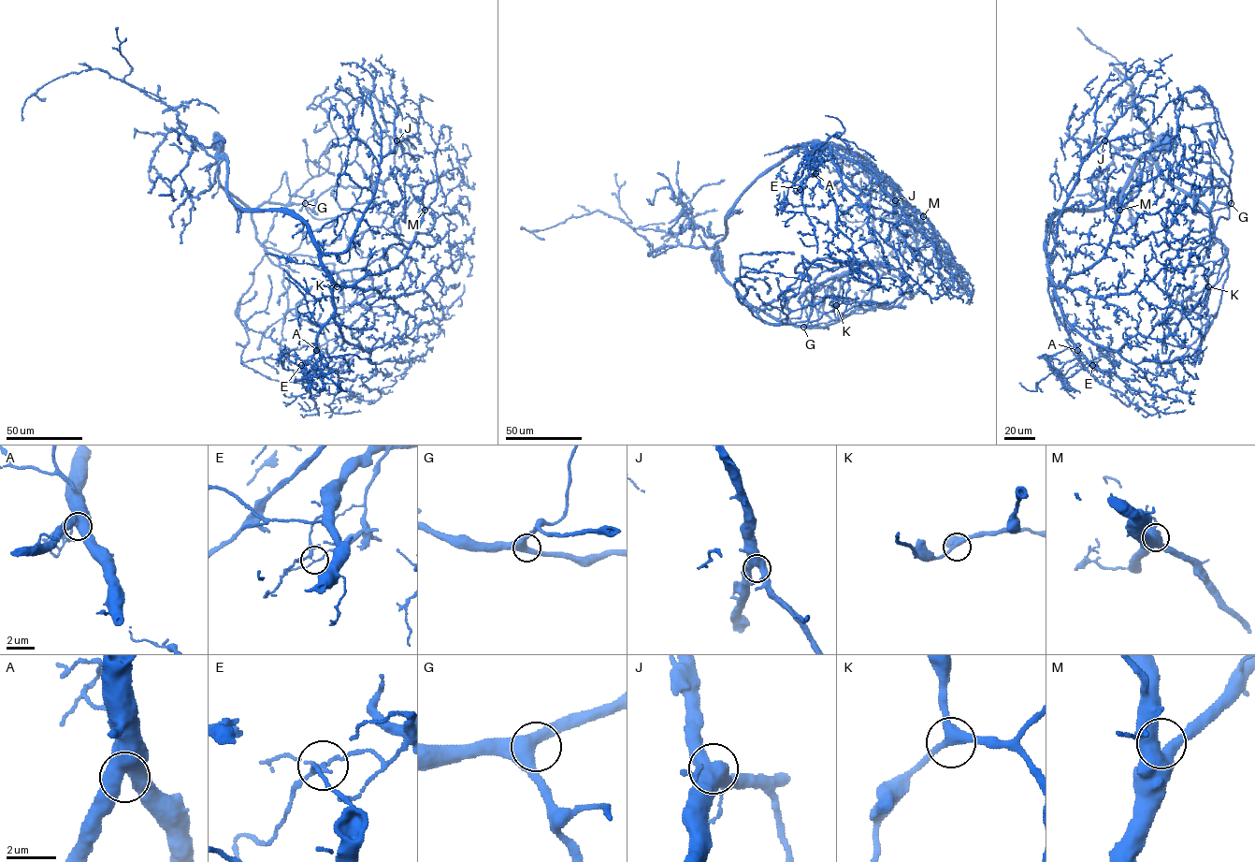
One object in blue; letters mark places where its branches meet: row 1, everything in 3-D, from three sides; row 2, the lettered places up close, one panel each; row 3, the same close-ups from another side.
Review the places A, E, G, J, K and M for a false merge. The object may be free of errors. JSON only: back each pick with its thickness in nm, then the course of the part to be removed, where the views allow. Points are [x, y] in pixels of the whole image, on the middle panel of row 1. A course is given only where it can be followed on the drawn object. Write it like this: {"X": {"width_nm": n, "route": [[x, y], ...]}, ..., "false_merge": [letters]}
{"E": {"width_nm": 150, "route": [[800, 189], [805, 184], [815, 157], [806, 157], [802, 175], [788, 189], [783, 203], [786, 204], [780, 212]]}, "false_merge": ["E"]}

